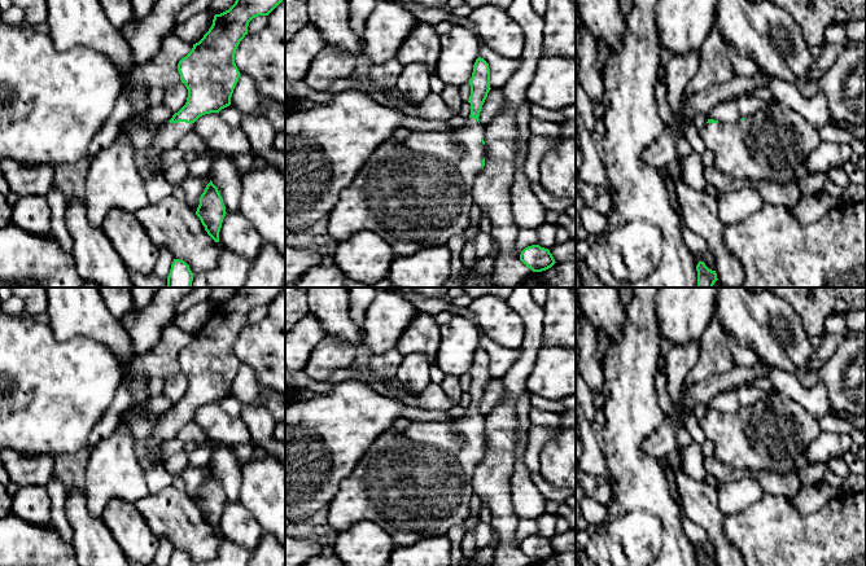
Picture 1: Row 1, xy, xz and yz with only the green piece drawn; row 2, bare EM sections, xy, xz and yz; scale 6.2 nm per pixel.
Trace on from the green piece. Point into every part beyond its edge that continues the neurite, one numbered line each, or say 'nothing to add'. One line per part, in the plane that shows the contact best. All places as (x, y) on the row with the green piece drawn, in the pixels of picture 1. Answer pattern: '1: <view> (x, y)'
1: xy (71, 22)

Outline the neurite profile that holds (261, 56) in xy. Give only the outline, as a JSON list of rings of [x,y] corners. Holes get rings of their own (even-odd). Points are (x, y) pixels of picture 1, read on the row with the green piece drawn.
[[[285,0],[267,18],[262,31],[248,32],[240,41],[235,63],[254,79],[261,97],[285,106]]]

